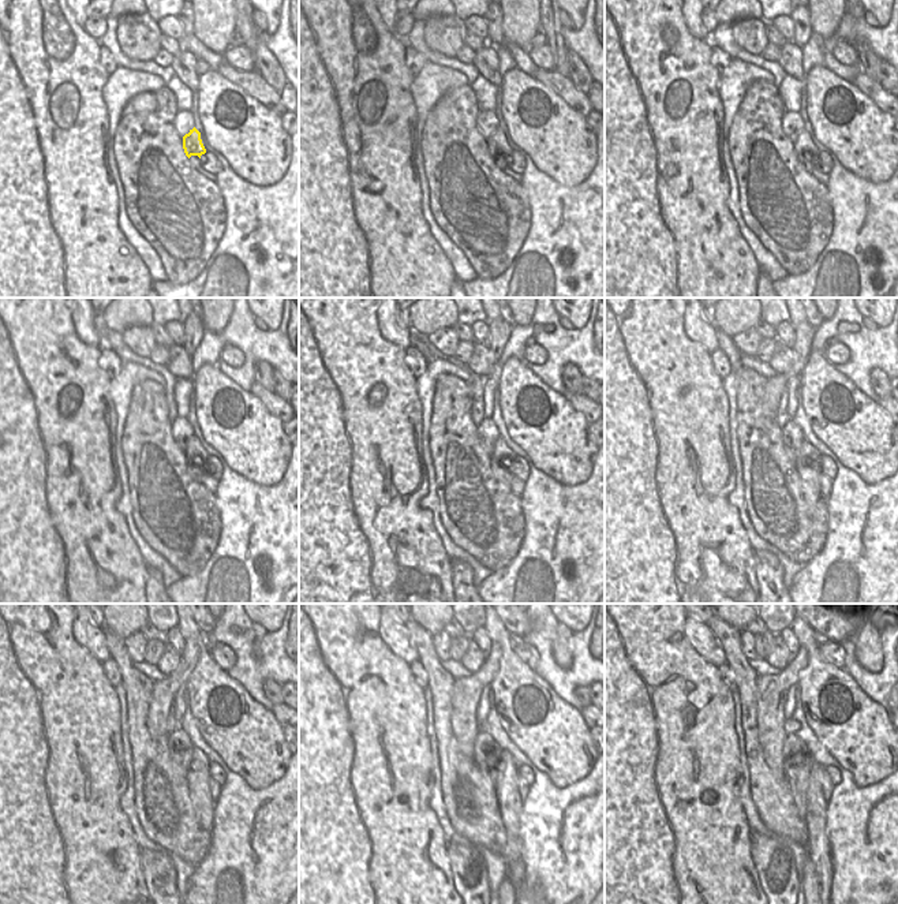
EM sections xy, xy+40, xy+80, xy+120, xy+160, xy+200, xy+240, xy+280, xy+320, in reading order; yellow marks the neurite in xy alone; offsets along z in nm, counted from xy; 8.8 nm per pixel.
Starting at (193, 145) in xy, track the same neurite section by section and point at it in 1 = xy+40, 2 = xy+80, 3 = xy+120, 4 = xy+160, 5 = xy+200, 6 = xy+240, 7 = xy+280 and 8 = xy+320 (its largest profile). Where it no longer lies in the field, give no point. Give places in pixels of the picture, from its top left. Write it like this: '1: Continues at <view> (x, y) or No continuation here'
1: Continues at xy+40 (497, 142)
2: Continues at xy+80 (804, 146)
3: Continues at xy+120 (194, 452)
4: Continues at xy+160 (502, 456)
5: Continues at xy+200 (808, 467)
6: Continues at xy+240 (198, 776)
7: Continues at xy+280 (511, 804)
8: Continues at xy+320 (818, 851)

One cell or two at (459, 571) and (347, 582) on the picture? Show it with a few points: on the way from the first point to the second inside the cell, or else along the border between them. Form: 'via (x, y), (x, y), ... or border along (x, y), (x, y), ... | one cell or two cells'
border along (451, 560), (451, 586), (453, 589) | two cells

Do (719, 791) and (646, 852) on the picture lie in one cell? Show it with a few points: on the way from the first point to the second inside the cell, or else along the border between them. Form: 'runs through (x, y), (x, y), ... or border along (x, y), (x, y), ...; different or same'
runs through (708, 806), (666, 844); same

